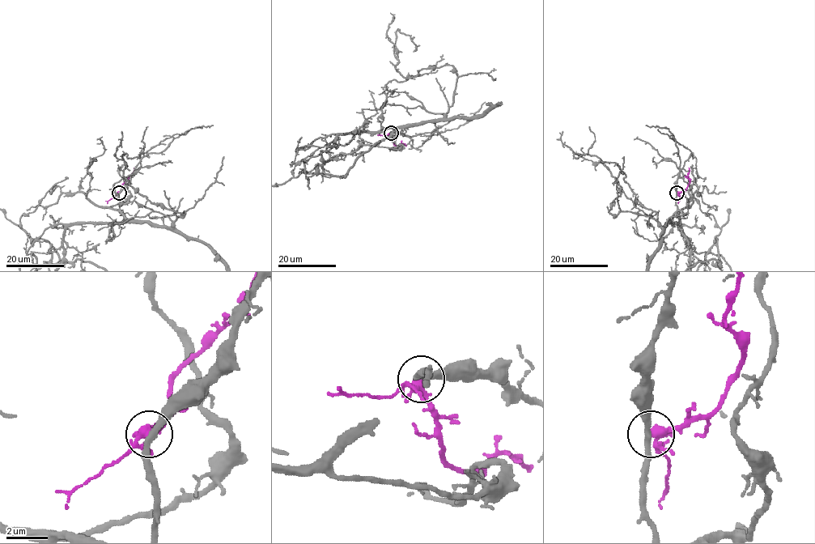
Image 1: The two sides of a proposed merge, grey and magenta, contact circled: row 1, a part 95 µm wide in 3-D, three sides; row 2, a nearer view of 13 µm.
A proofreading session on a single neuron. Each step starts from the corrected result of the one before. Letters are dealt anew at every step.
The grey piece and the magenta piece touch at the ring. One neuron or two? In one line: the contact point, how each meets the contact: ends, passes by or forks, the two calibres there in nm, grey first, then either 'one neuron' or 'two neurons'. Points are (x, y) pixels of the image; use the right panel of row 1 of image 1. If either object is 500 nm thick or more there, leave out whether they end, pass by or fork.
(677, 193) | grey passes by | magenta forks | 280/280 nm | two neurons

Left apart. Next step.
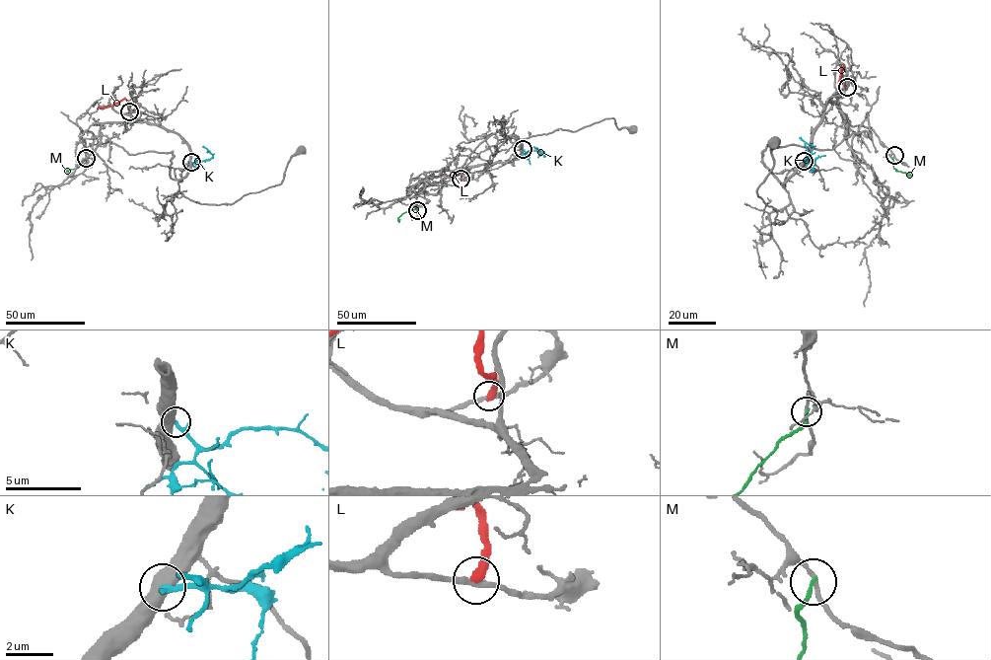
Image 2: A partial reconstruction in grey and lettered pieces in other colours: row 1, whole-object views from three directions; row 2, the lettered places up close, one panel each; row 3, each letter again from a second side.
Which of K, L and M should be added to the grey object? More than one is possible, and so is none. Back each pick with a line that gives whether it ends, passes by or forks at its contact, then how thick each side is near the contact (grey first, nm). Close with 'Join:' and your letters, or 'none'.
Join: none

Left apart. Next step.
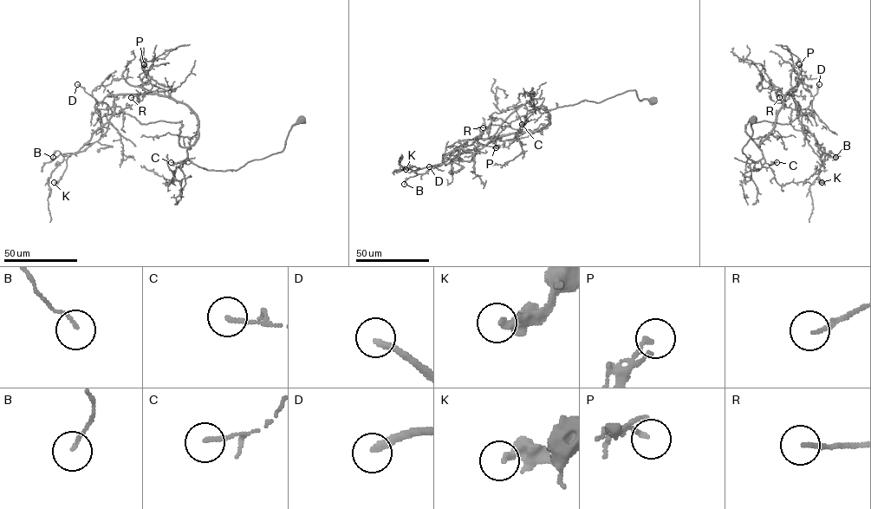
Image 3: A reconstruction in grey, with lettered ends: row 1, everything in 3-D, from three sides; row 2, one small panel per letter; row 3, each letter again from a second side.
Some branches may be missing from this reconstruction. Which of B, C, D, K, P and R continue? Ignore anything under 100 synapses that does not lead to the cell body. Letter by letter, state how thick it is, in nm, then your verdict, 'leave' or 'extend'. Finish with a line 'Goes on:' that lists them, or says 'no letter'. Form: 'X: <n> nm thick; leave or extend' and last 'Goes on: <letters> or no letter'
B: 110 nm thick; leave
C: 160 nm thick; leave
D: 240 nm thick; extend
K: 320 nm thick; leave
P: 170 nm thick; leave
R: 160 nm thick; leave
Goes on: D

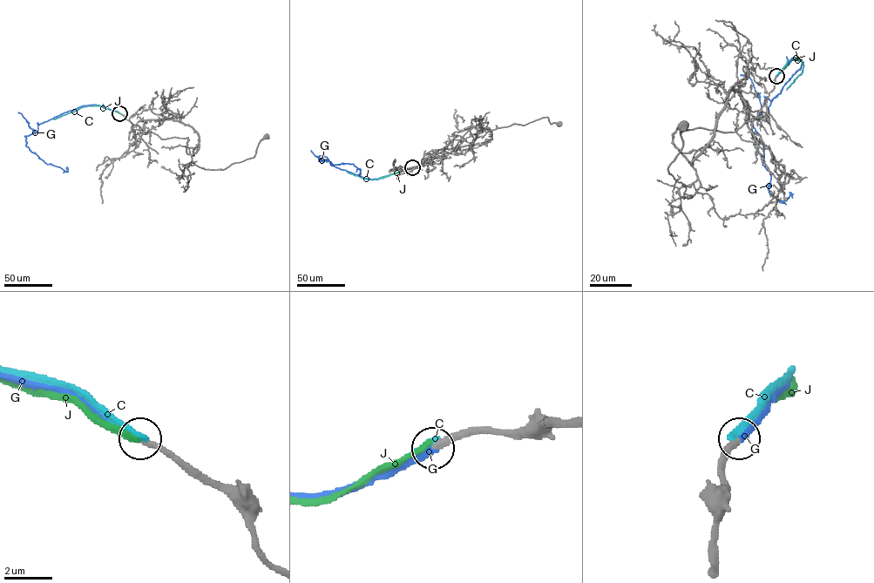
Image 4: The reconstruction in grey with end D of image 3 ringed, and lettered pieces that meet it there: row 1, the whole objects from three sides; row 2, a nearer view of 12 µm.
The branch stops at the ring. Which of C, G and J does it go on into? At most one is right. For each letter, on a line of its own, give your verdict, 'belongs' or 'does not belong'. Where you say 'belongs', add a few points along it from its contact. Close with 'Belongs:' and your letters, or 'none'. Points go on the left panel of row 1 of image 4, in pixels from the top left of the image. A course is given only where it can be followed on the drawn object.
C: does not belong
G: belongs; course (119, 113), (82, 105), (27, 136), (26, 145), (44, 162), (66, 166)
J: does not belong
Belongs: G

